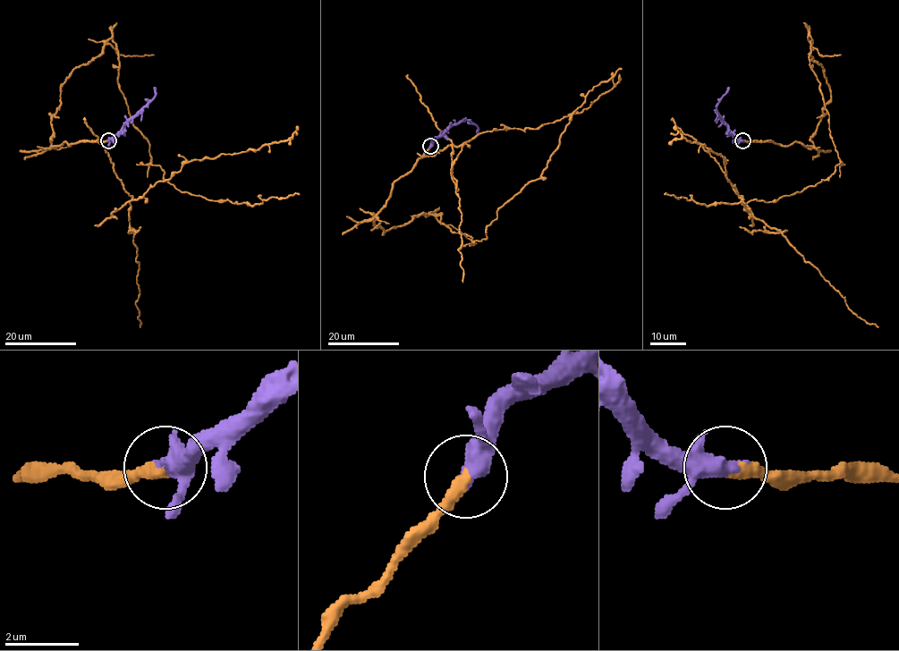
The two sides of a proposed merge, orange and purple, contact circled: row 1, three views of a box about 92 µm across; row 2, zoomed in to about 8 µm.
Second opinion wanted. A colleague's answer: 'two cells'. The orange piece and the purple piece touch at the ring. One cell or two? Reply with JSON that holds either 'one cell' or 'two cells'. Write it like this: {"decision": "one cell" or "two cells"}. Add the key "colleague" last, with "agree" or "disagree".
{"decision": "two cells", "colleague": "agree"}

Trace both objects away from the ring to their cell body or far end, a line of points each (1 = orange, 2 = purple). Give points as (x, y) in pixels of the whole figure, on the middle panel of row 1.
1: (430, 147), (374, 224), (383, 234), (441, 213), (480, 240), (622, 68)
2: (430, 147), (447, 129), (463, 121), (470, 121), (477, 127), (477, 133)

